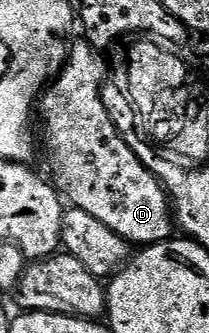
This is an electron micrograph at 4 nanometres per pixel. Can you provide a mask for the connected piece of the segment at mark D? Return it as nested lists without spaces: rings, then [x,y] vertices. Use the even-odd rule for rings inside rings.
[[[82,41],[70,43],[67,61],[62,63],[57,77],[41,98],[43,134],[47,137],[47,158],[51,161],[50,177],[60,195],[74,209],[89,212],[93,220],[101,220],[105,228],[113,228],[113,232],[117,232],[117,236],[121,236],[129,244],[142,248],[155,242],[166,242],[177,230],[172,199],[158,176],[134,154],[133,148],[114,126],[103,103],[107,66],[103,63],[102,56],[91,47],[94,45],[90,41]]]

